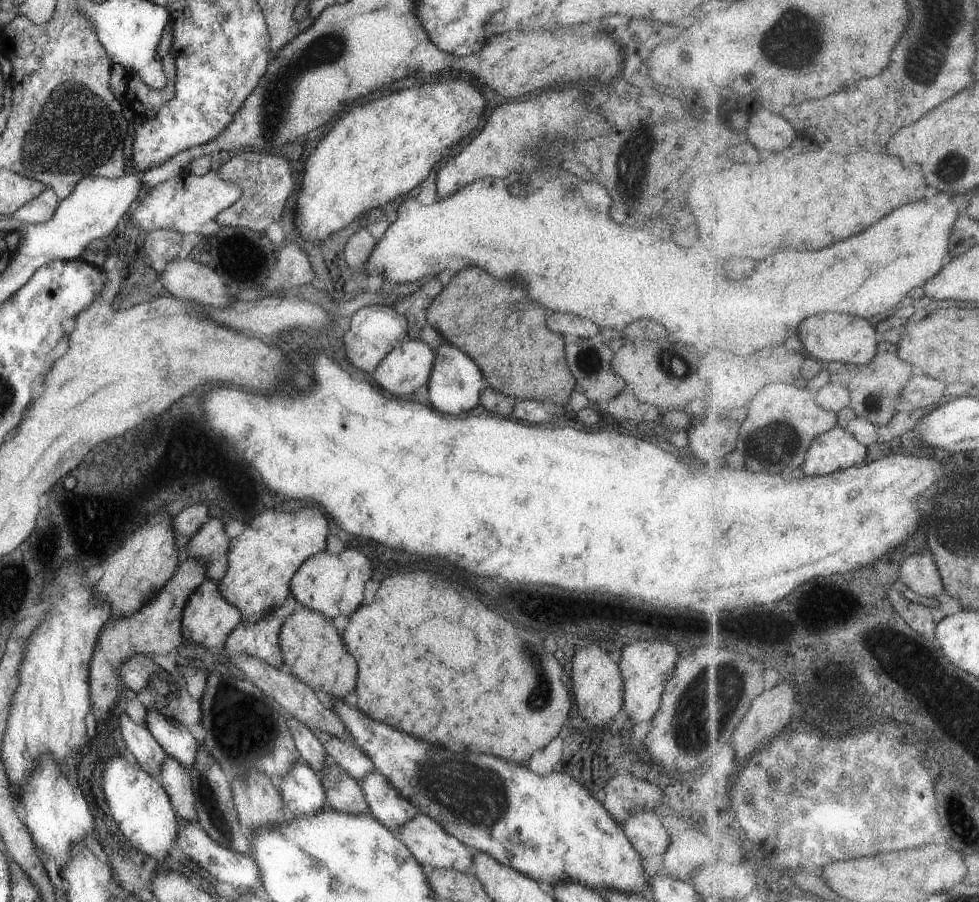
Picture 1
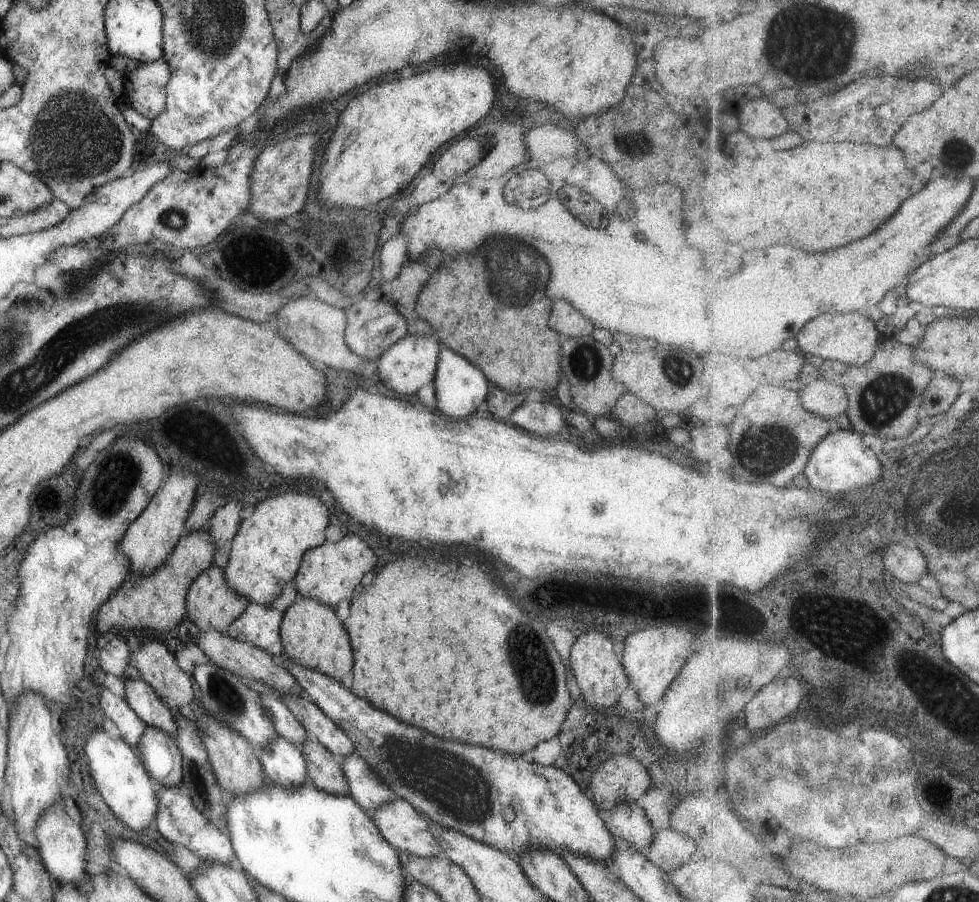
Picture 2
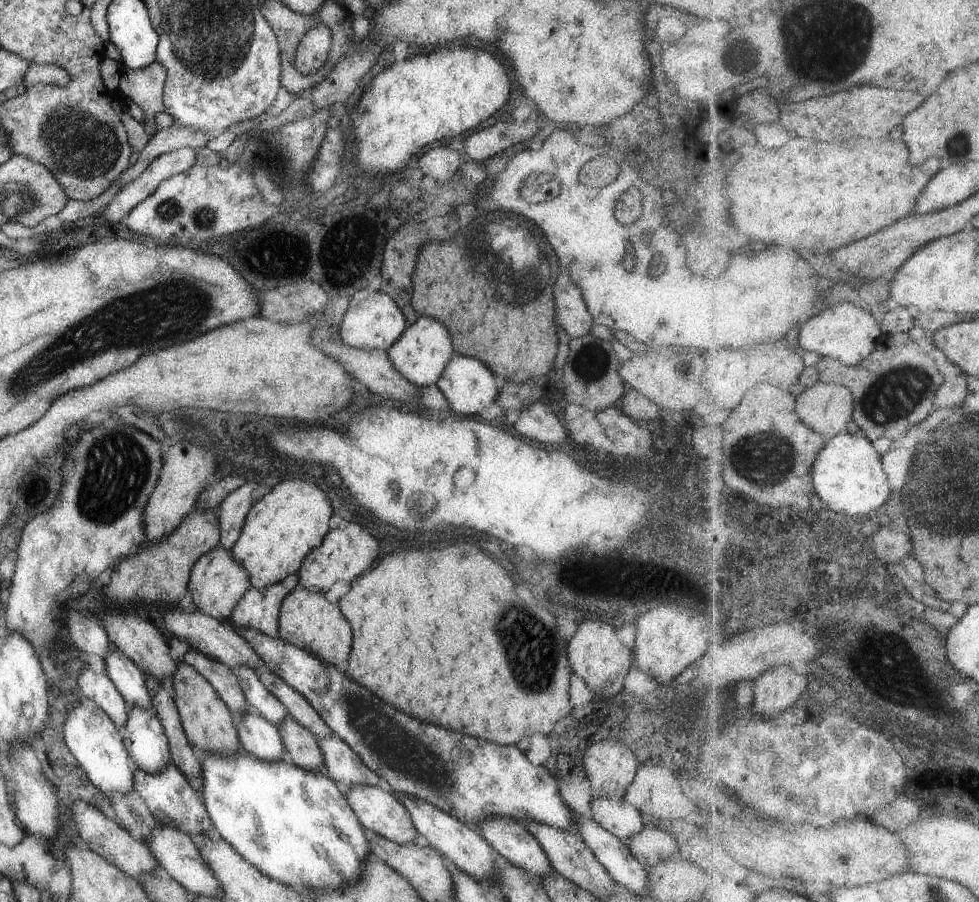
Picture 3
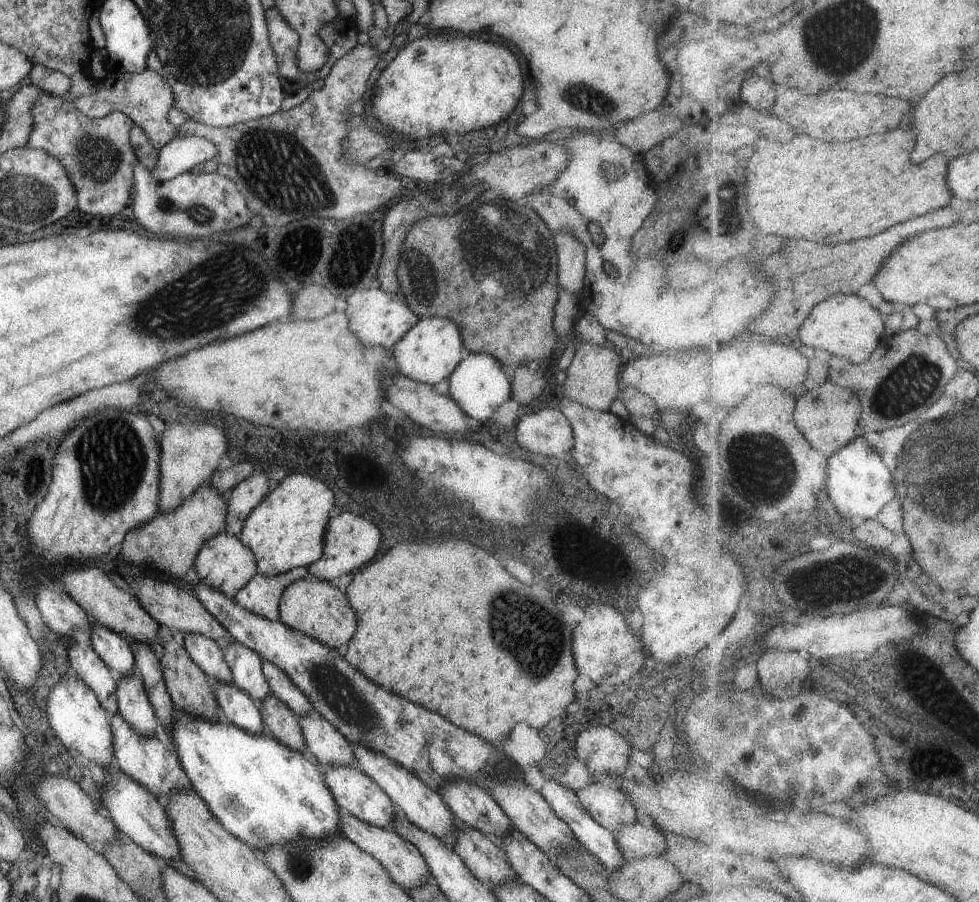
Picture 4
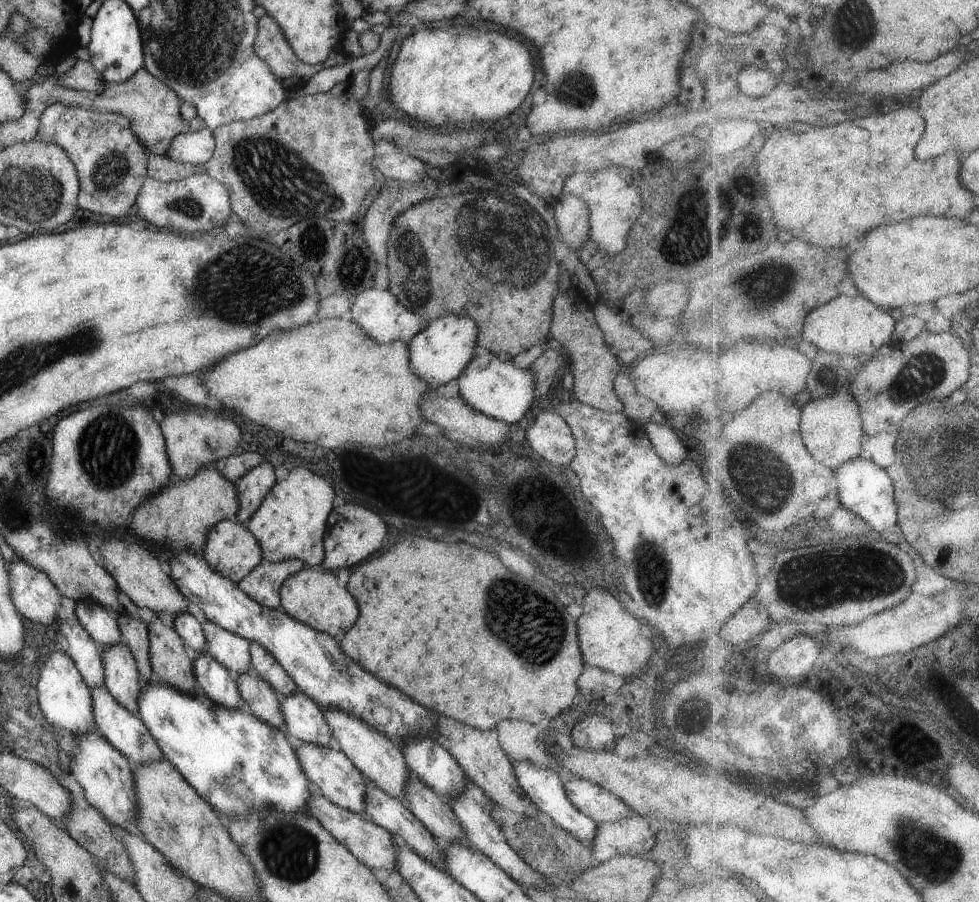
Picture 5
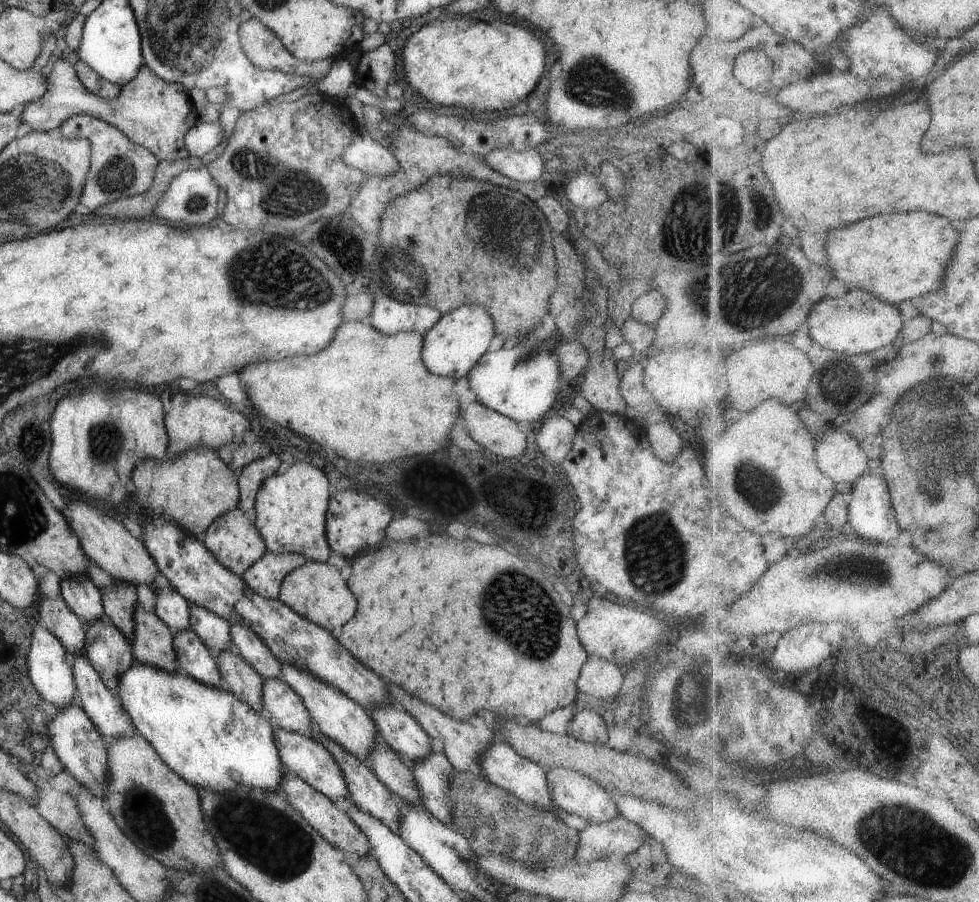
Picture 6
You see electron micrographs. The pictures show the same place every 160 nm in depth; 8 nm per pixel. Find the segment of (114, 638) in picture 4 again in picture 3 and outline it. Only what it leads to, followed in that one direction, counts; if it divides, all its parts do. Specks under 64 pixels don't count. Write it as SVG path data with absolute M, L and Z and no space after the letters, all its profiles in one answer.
M119 650L110 651L103 658L103 662L106 676L113 682L113 686L128 706L141 706L154 712L151 708L151 698L145 688L145 675L131 658Z

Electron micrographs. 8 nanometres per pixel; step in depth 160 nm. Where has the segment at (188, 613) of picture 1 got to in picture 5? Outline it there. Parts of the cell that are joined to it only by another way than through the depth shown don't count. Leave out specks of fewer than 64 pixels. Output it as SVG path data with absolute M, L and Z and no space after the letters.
M229 519L216 522L211 527L201 550L202 558L207 561L211 570L228 578L229 581L235 584L262 561L261 553L258 542L247 530L247 527Z

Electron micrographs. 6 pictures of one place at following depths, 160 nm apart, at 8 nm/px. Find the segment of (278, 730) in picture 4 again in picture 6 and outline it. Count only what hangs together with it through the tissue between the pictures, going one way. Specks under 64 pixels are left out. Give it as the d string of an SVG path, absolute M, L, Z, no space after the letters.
M234 649L214 656L220 674L219 688L259 712L262 709L262 676Z

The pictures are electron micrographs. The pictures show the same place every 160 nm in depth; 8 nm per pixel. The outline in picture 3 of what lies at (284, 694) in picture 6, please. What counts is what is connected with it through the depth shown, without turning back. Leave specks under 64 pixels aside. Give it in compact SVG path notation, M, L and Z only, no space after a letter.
M334 735L316 738L323 766L319 773L333 780L341 795L357 784L380 786L382 781Z

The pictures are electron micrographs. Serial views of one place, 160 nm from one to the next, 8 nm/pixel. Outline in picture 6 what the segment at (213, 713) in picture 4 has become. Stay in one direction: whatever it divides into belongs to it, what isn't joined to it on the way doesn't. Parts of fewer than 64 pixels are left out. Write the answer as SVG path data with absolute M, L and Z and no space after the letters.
M138 604L134 607L132 617L134 622L134 639L130 642L130 648L133 661L171 674L177 672L173 644L174 632L155 613L144 612L143 608Z

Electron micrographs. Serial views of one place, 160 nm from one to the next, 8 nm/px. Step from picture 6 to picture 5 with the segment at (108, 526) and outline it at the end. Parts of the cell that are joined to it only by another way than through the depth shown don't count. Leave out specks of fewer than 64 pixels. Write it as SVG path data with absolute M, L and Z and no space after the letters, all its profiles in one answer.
M111 540L98 548L104 569L113 577L117 590L123 592L137 608L149 608L155 616L168 614L174 619L187 612L190 602L179 592L170 576L161 571L159 561L144 547L123 543Z

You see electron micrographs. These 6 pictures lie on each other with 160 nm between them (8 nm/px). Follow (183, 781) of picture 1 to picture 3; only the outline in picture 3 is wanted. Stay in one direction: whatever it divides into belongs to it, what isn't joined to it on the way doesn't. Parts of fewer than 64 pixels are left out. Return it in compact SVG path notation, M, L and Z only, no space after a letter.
M129 706L121 740L131 765L149 774L159 774L170 762L167 738L158 716L141 706Z

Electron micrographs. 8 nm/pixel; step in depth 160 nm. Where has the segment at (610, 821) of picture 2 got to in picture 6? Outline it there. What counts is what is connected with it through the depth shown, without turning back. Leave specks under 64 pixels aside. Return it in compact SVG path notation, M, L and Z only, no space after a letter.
M559 767L546 771L550 797L561 812L577 814L587 823L604 823L618 815L611 794L590 778Z

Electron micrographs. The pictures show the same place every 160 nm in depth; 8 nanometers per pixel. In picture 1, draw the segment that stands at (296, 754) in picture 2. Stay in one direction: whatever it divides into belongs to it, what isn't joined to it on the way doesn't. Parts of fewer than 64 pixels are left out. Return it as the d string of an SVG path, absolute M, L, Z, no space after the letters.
M301 760L296 761L282 779L276 780L275 785L283 808L291 817L310 817L326 806L319 775Z

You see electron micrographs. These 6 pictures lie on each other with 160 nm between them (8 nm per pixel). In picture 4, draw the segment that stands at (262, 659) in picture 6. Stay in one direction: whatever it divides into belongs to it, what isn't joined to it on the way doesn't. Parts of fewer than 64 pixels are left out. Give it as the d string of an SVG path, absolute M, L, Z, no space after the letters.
M261 659L261 672L270 693L277 696L295 715L303 716L313 710L309 700L275 664Z

